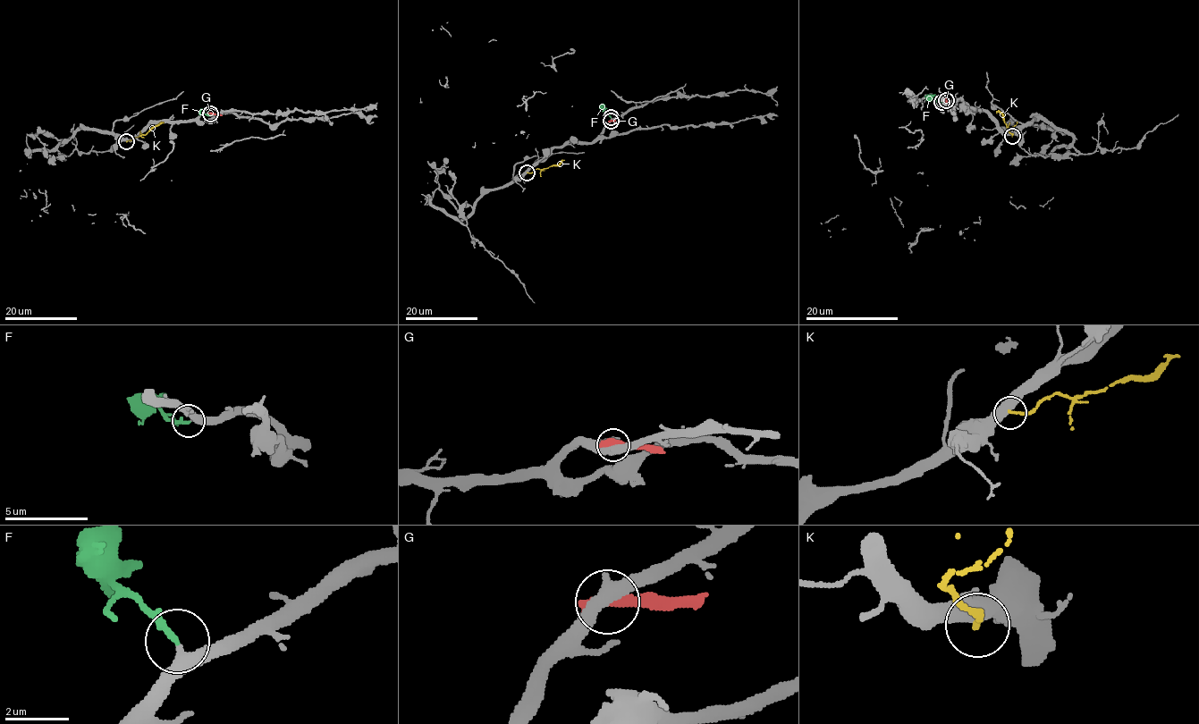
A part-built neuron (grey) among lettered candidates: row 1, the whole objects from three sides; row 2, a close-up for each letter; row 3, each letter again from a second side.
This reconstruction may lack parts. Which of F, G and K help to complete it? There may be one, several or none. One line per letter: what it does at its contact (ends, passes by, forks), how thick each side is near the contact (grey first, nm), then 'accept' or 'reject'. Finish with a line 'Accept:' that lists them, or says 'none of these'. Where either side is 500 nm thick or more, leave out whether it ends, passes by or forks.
F: it ends there; 360 nm thick on the grey side, 200 nm on the other; accept
G: it ends there; 440 nm thick on the grey side, 480 nm on the other; reject
K: 550 nm thick on the grey side, 170 nm on the other; reject
Accept: F

